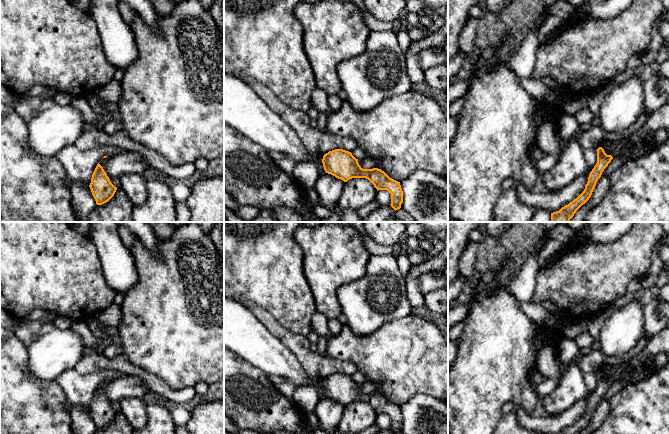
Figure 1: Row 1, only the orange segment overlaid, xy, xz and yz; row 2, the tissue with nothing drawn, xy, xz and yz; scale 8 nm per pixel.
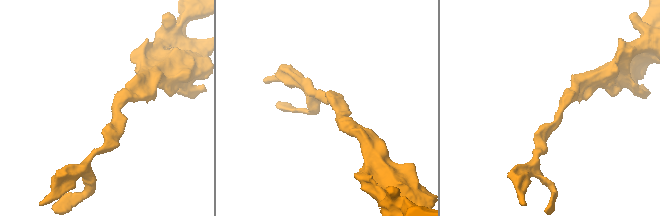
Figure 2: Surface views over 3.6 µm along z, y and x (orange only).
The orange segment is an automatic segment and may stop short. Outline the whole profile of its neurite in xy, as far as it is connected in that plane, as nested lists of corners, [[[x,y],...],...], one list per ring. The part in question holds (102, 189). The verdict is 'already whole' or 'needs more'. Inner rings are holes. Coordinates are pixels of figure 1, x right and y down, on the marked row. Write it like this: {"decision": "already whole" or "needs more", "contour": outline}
{"decision": "already whole", "contour": [[[99,163],[92,174],[89,187],[97,205],[108,202],[117,190],[117,187],[111,183],[109,177]]]}

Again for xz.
{"decision": "already whole", "contour": [[[335,149],[324,154],[322,159],[326,173],[347,182],[352,178],[366,178],[378,190],[387,190],[391,194],[391,207],[396,211],[401,208],[403,191],[400,182],[390,178],[378,168],[363,169],[351,152]]]}

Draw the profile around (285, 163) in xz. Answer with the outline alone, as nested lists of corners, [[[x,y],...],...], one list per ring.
[[[268,150],[268,155],[282,171],[287,175],[293,175],[296,162],[291,157],[274,150]]]

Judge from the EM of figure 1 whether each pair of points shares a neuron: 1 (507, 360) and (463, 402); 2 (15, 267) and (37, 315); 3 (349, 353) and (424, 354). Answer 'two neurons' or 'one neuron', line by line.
1: one neuron
2: two neurons
3: one neuron

